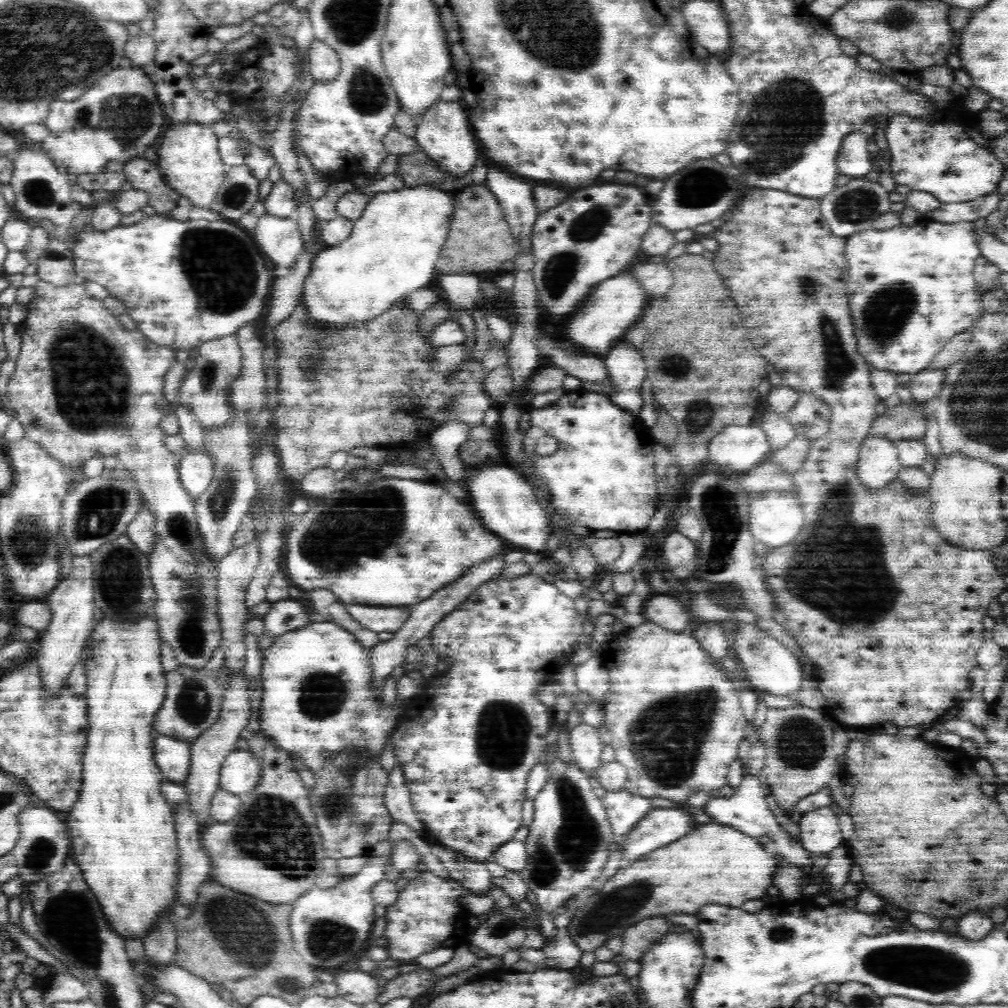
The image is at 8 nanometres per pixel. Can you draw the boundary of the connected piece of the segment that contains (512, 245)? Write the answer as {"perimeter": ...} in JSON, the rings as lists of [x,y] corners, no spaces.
{"perimeter":[[[476,184],[463,188],[456,193],[455,212],[451,218],[451,228],[448,232],[447,242],[440,251],[440,258],[448,258],[446,266],[435,266],[438,274],[488,274],[488,272],[500,272],[504,262],[515,260],[520,254],[525,254],[525,246],[522,239],[508,224],[507,216],[504,216],[504,209],[500,207],[498,197],[492,193],[486,185]]]}

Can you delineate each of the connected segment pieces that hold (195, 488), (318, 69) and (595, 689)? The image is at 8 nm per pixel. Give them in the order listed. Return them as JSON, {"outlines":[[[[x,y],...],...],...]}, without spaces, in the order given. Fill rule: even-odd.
{"outlines":[[[[184,453],[177,463],[181,485],[197,499],[212,482],[213,463],[204,453]]],[[[314,40],[308,50],[310,59],[310,74],[316,84],[324,84],[333,80],[340,73],[341,62],[338,54],[328,44],[320,40]]],[[[598,656],[576,665],[575,680],[581,694],[586,699],[604,703],[608,694],[608,670],[603,669],[603,662]]]]}

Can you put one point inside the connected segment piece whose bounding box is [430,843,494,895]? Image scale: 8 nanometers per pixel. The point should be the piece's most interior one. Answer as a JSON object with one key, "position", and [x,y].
{"position":[475,877]}

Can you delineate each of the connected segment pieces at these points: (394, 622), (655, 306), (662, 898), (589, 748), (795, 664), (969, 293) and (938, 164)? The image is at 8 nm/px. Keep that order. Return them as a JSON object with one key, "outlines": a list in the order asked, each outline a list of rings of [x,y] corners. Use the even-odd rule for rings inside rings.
{"outlines":[[[[346,604],[349,615],[375,634],[396,632],[408,620],[411,607],[392,607],[389,605]]],[[[684,253],[668,259],[667,264],[674,275],[674,284],[663,296],[648,301],[644,312],[620,340],[640,351],[646,363],[646,380],[652,386],[653,401],[662,406],[678,425],[679,438],[674,446],[654,446],[655,464],[676,466],[682,473],[694,468],[692,472],[698,473],[702,462],[708,460],[707,445],[716,433],[725,425],[748,425],[758,414],[758,386],[762,378],[768,377],[771,367],[752,343],[748,328],[736,310],[735,300],[730,298],[731,292],[724,286],[724,277],[714,262],[702,255]]],[[[704,823],[696,832],[684,836],[684,840],[676,840],[664,848],[658,848],[643,856],[638,862],[624,864],[608,879],[608,882],[590,896],[572,916],[570,928],[565,931],[570,939],[583,952],[594,952],[604,946],[607,940],[624,934],[628,924],[642,922],[652,916],[668,916],[668,914],[696,914],[706,904],[722,904],[722,906],[742,906],[744,900],[760,898],[762,890],[772,884],[772,876],[776,870],[776,862],[781,860],[774,856],[762,856],[762,846],[756,838],[744,834],[737,828],[722,823]]],[[[582,722],[569,733],[569,745],[575,764],[586,774],[596,774],[597,768],[602,766],[602,749],[604,743],[600,739],[600,732],[596,727]]],[[[740,624],[734,632],[734,648],[754,688],[766,690],[776,696],[793,696],[802,686],[802,682],[805,682],[799,658],[787,646],[782,646],[782,641],[760,630],[758,624]]],[[[960,221],[957,223],[928,222],[920,224],[914,222],[914,226],[898,226],[887,229],[866,228],[865,231],[857,232],[847,238],[845,244],[845,255],[848,261],[847,289],[849,296],[849,307],[855,329],[856,343],[859,344],[859,353],[866,358],[871,368],[899,373],[917,373],[928,369],[933,359],[942,350],[942,347],[960,331],[972,328],[983,314],[981,299],[976,294],[973,268],[976,259],[982,251],[982,230],[978,228],[976,221]]],[[[936,112],[936,118],[918,120],[911,114],[894,114],[886,126],[886,144],[890,146],[890,175],[898,185],[906,185],[911,191],[928,192],[936,195],[942,203],[961,203],[996,192],[1004,178],[1005,167],[988,148],[976,144],[966,136],[964,127],[967,120],[948,122],[942,120],[942,112]]]]}

